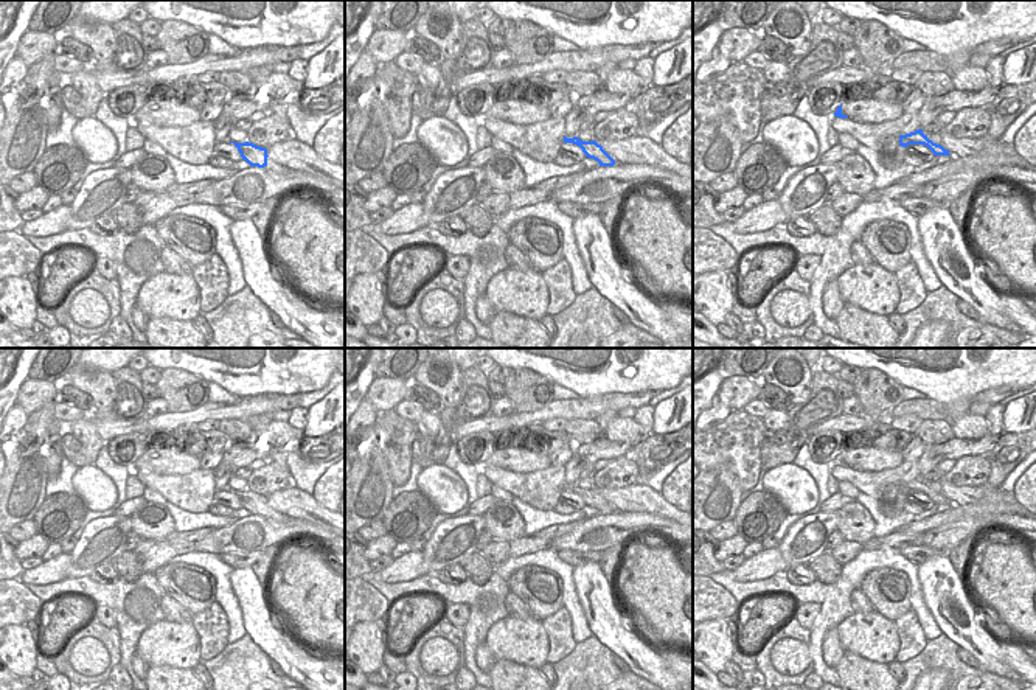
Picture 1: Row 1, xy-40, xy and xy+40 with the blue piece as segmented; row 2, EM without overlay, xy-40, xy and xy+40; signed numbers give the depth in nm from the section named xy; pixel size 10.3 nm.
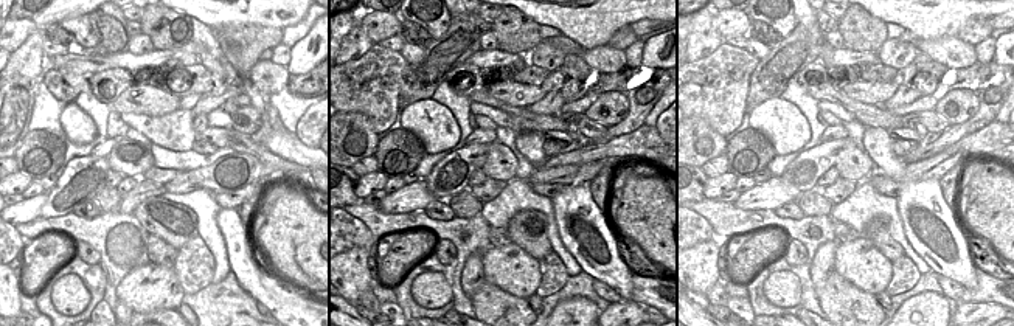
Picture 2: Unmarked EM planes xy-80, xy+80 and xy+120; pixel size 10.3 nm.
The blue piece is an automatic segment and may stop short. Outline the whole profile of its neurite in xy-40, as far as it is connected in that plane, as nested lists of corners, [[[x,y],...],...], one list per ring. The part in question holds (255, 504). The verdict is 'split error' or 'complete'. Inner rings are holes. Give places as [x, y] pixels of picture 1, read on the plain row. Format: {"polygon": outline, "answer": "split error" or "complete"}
{"polygon": [[[230,490],[233,491],[242,508],[245,508],[250,514],[258,514],[258,516],[264,516],[267,514],[267,497],[266,496],[261,496],[261,494],[256,494],[253,491],[235,491],[235,490]]], "answer": "complete"}

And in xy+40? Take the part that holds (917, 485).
{"polygon": [[[923,477],[899,483],[899,494],[907,496],[909,493],[924,493],[933,500],[933,504],[951,504],[949,499],[944,497],[941,493],[929,488],[927,483],[923,482]]], "answer": "complete"}

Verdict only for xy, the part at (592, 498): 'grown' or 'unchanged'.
unchanged

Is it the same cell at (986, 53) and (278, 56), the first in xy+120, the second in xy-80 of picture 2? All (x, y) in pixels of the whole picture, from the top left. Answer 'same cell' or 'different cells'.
same cell

